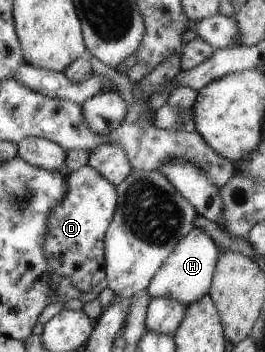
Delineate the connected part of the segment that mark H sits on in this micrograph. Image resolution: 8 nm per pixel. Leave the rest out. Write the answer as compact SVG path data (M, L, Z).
M195 226L195 229L191 233L187 233L177 243L175 249L169 253L163 265L157 269L157 273L153 276L145 292L151 297L175 299L189 307L191 303L199 301L201 297L210 292L211 280L219 257L219 248L215 241L209 237L207 231Z

